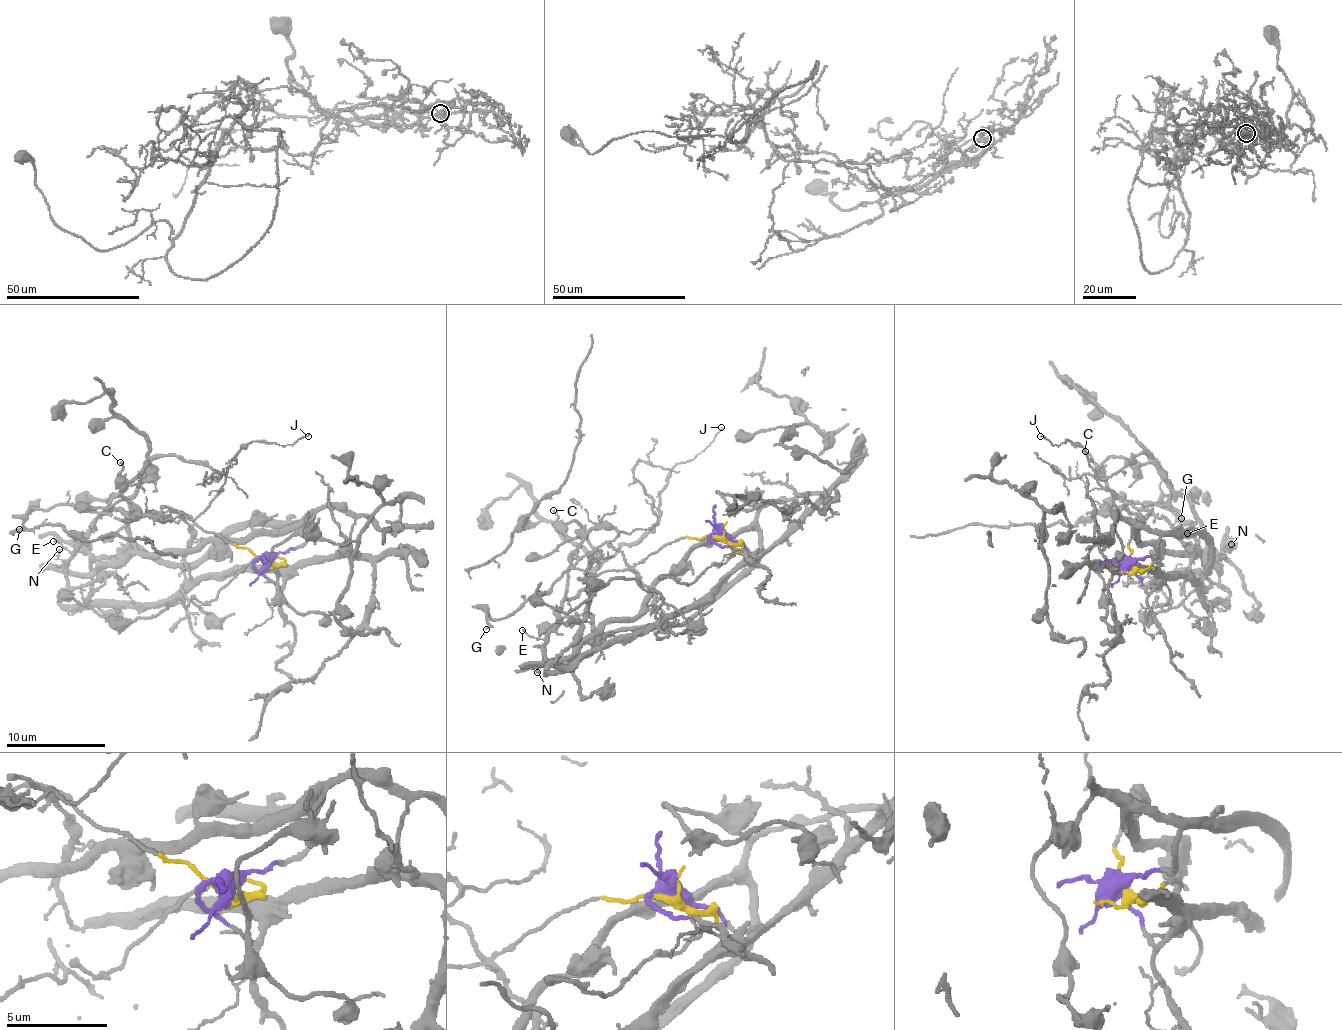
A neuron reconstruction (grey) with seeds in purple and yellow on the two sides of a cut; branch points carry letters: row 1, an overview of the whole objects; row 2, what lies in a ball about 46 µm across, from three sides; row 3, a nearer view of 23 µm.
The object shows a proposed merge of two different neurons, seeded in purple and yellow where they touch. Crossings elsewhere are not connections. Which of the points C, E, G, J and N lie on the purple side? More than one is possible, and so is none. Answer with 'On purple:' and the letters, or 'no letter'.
On purple: C, E, N

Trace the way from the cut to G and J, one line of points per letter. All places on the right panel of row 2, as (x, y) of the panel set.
G: (1131, 565), (1127, 545), (1152, 509), (1138, 511), (1169, 494), (1176, 498), (1165, 504), (1181, 518)
J: (1131, 565), (1127, 545), (1152, 509), (1116, 515), (1081, 447), (1040, 435)

